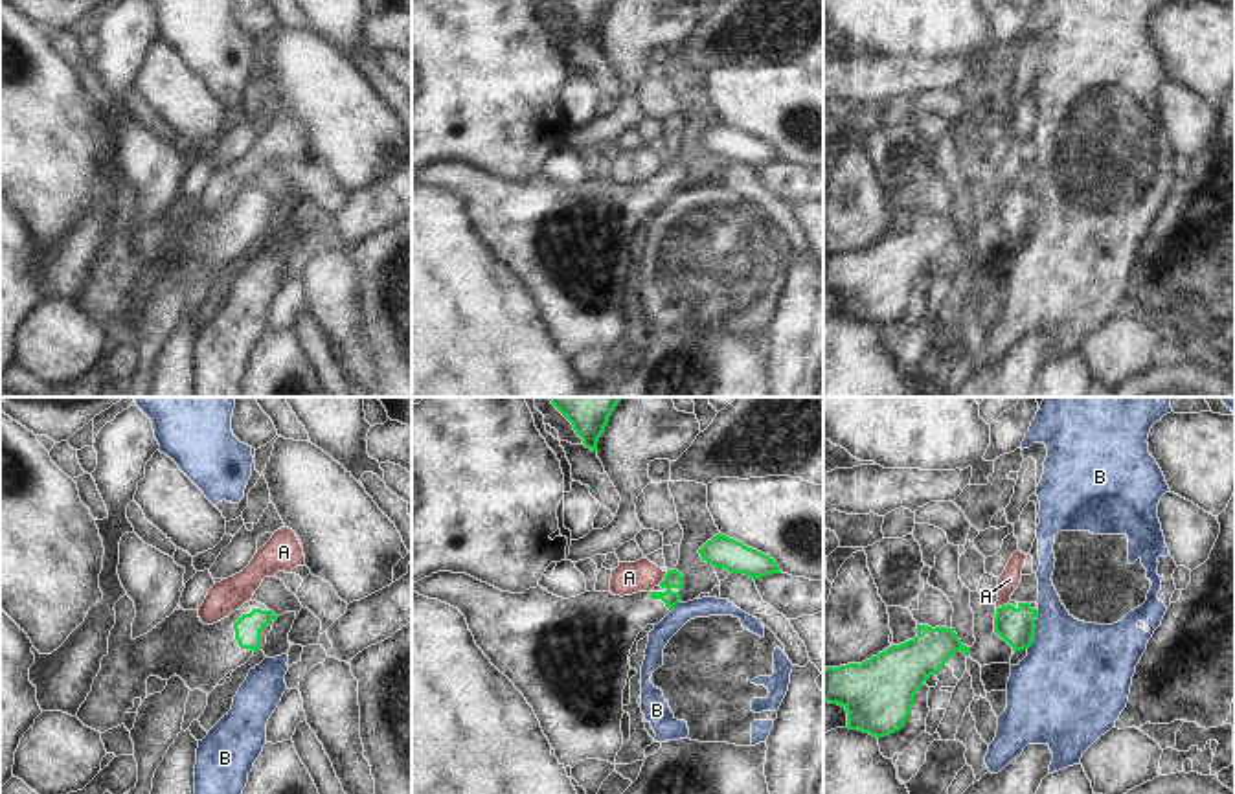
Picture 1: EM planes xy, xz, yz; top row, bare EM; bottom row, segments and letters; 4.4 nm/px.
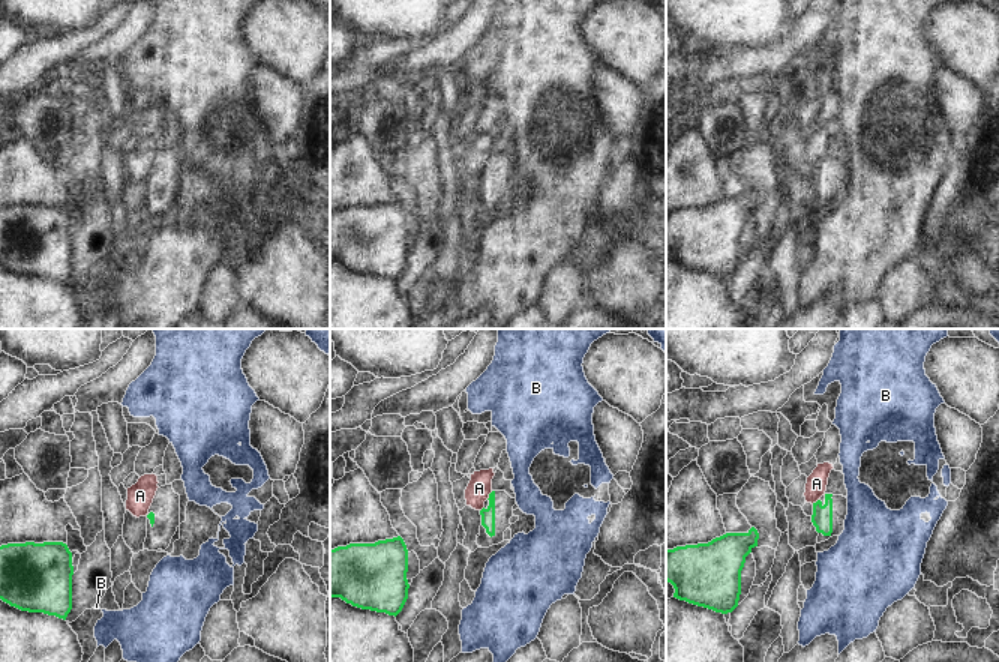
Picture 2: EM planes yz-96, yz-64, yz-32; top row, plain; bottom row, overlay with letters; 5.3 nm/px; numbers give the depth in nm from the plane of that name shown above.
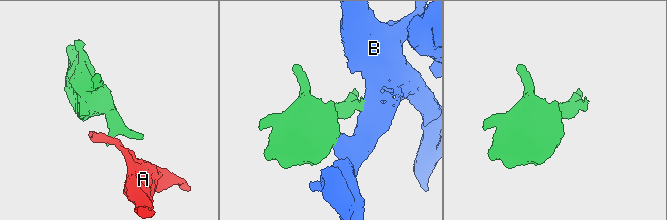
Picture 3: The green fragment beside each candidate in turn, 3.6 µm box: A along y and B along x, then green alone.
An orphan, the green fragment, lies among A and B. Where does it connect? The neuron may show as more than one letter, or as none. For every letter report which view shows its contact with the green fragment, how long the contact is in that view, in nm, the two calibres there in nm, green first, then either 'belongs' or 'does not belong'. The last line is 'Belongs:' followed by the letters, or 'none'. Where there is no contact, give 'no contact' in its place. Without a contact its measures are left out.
A: xz | 70 nm | 80/140 nm | does not belong
B: yz | 140 nm | 160/460 nm | does not belong
Belongs: none

